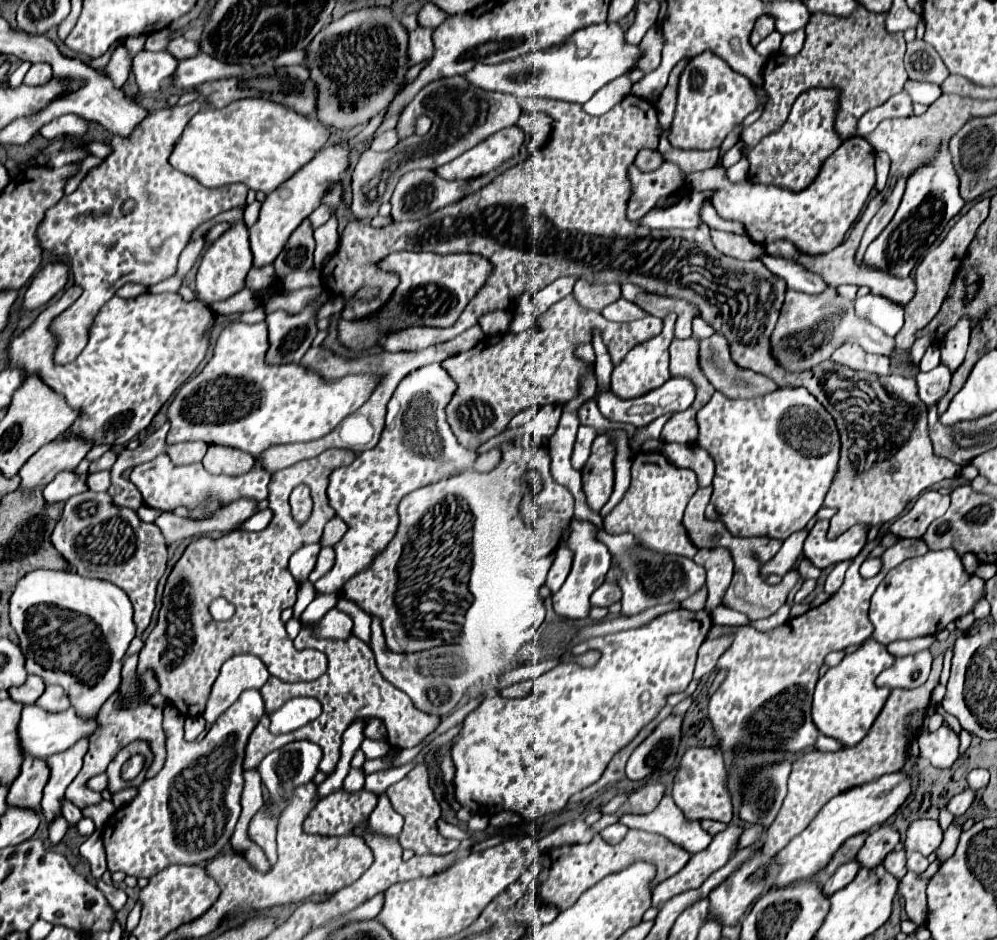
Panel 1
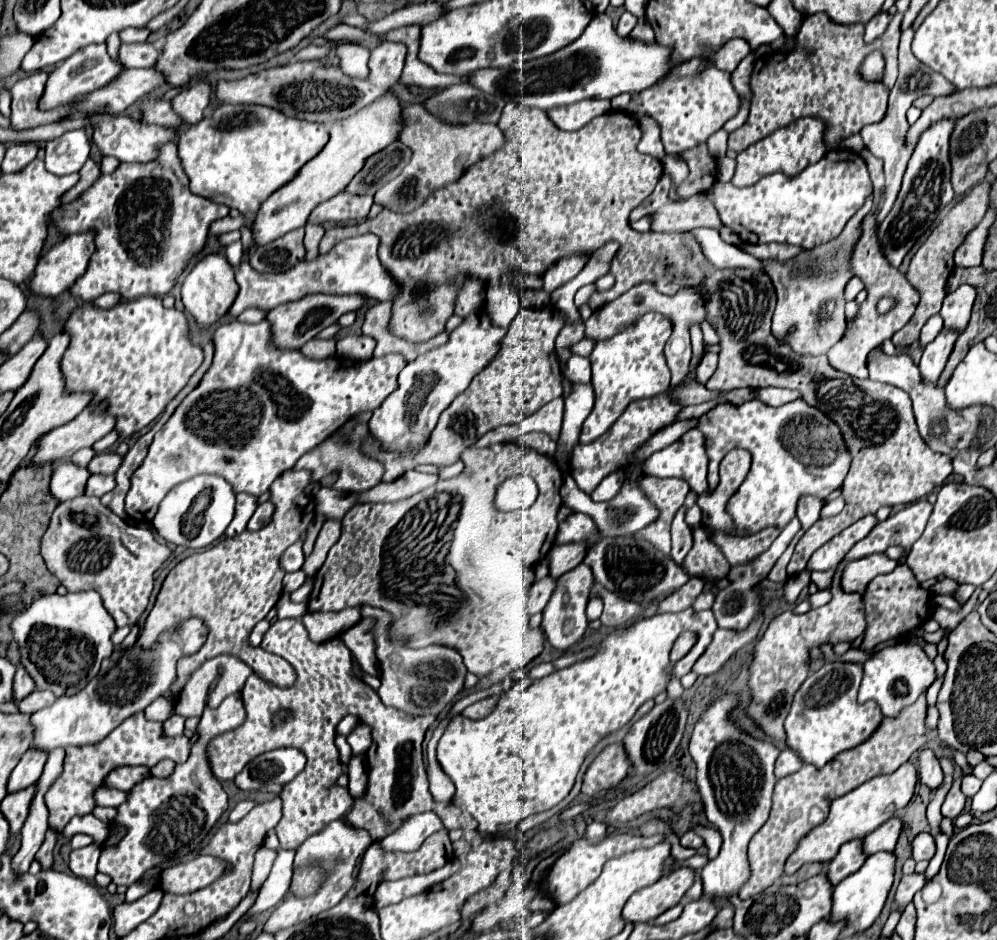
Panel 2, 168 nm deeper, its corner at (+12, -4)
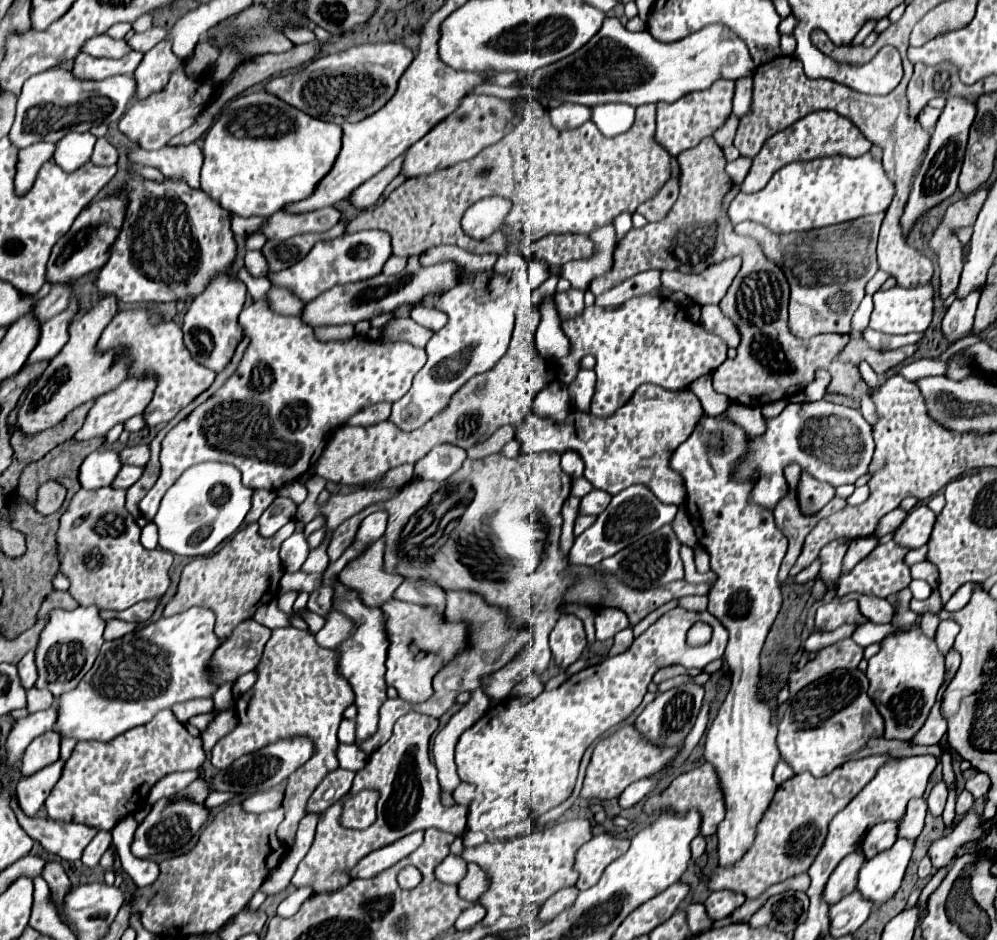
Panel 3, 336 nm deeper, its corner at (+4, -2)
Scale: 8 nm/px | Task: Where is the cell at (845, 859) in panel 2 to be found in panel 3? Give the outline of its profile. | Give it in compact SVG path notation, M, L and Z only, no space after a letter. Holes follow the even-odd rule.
M882 822L882 824L876 824L868 836L862 840L862 850L866 854L866 858L872 858L876 856L880 850L888 850L898 838L896 838L896 828L898 828L898 822Z

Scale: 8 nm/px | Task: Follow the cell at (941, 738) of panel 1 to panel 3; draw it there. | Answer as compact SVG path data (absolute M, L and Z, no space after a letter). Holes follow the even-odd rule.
M938 782L930 796L928 796L928 806L930 806L930 814L932 816L942 816L944 812L944 804L946 804L946 796L948 796L948 790L946 790L946 784L944 782Z

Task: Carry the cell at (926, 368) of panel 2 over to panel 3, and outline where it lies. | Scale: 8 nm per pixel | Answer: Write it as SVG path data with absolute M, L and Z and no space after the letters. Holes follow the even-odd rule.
M972 290L968 298L952 302L952 306L948 308L942 320L942 332L948 340L958 340L964 334L968 334L968 330L972 330L978 298L980 298L980 290Z

